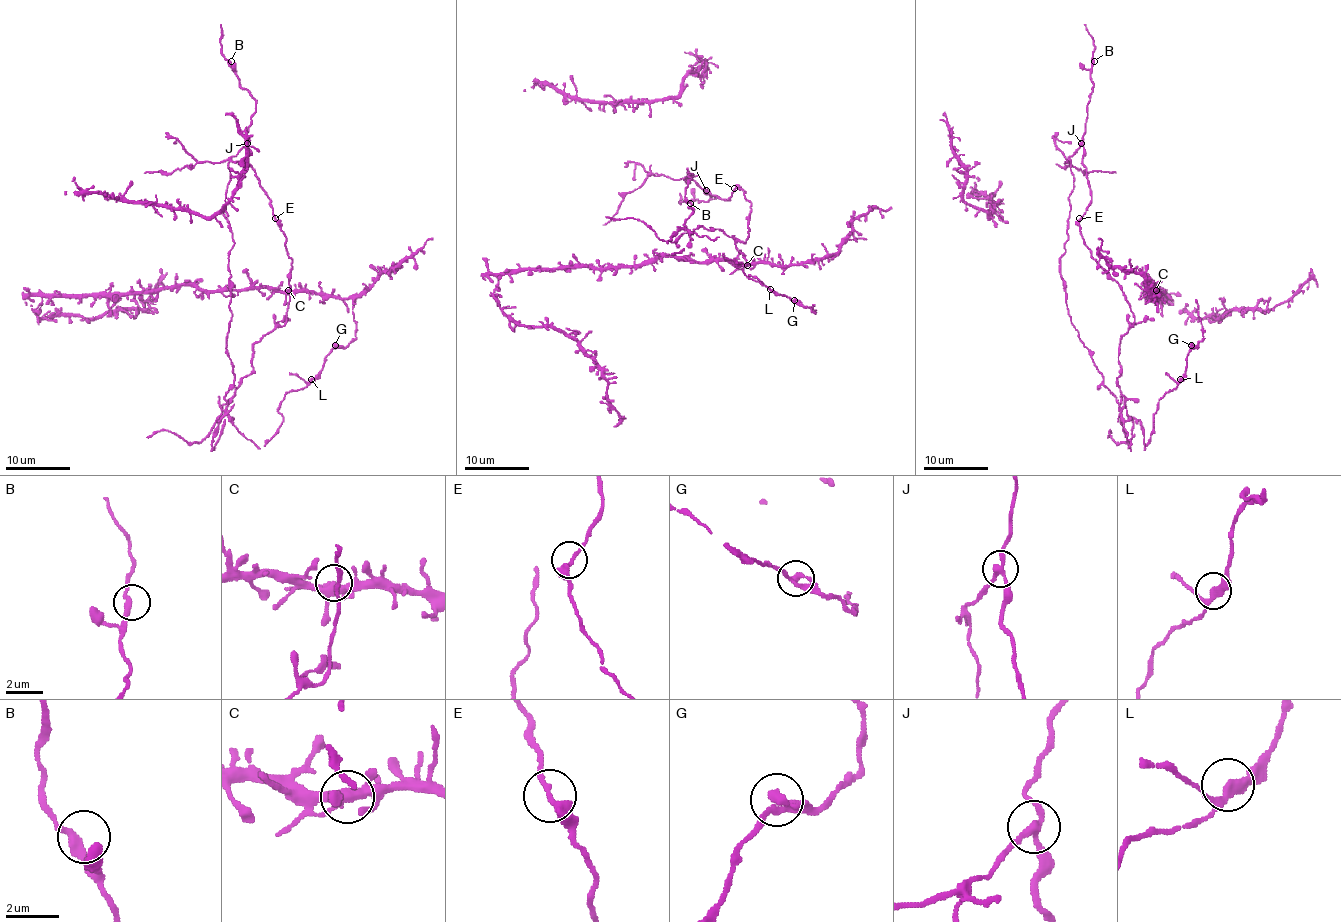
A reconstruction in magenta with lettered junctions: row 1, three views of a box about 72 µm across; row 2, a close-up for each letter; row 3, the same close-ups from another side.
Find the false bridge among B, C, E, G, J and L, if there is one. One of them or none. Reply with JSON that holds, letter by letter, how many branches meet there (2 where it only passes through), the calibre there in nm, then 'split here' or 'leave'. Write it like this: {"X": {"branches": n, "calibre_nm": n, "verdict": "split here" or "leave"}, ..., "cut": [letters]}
{"B": {"branches": 2, "calibre_nm": 300, "verdict": "leave"}, "C": {"branches": 3, "calibre_nm": 360, "verdict": "leave"}, "E": {"branches": 2, "calibre_nm": 280, "verdict": "leave"}, "G": {"branches": 2, "calibre_nm": 280, "verdict": "leave"}, "J": {"branches": 3, "calibre_nm": 240, "verdict": "split here"}, "L": {"branches": 3, "calibre_nm": 240, "verdict": "leave"}, "cut": ["J"]}

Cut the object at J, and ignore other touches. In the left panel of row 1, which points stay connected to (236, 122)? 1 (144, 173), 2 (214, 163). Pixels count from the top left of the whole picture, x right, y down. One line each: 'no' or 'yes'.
1: no
2: no

